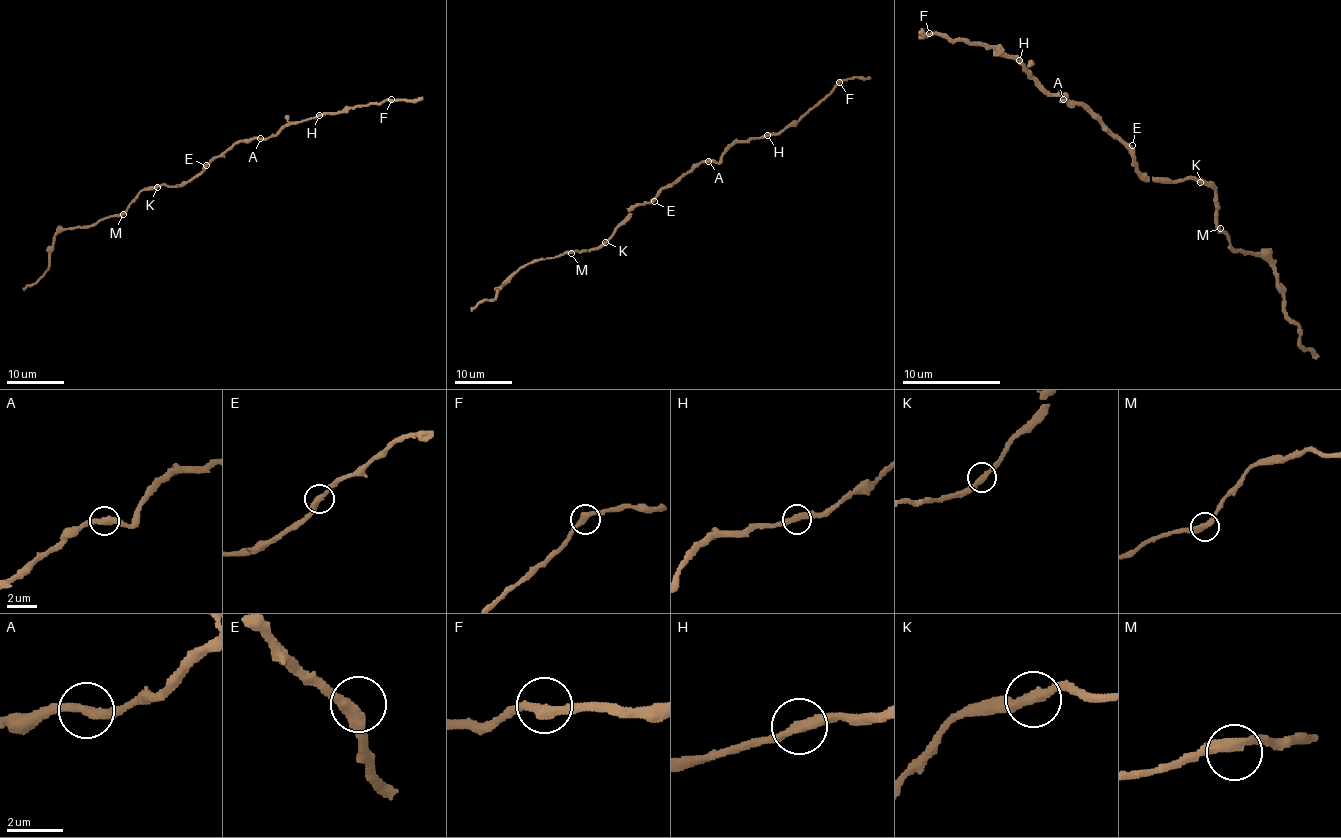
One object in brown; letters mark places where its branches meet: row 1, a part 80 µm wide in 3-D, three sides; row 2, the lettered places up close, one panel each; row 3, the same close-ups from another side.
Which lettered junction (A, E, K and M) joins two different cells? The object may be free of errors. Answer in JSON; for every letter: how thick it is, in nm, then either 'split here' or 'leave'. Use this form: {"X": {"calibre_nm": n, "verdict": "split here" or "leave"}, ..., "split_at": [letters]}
{"A": {"calibre_nm": 360, "verdict": "split here"}, "E": {"calibre_nm": 400, "verdict": "leave"}, "K": {"calibre_nm": 360, "verdict": "leave"}, "M": {"calibre_nm": 380, "verdict": "leave"}, "split_at": ["A"]}

